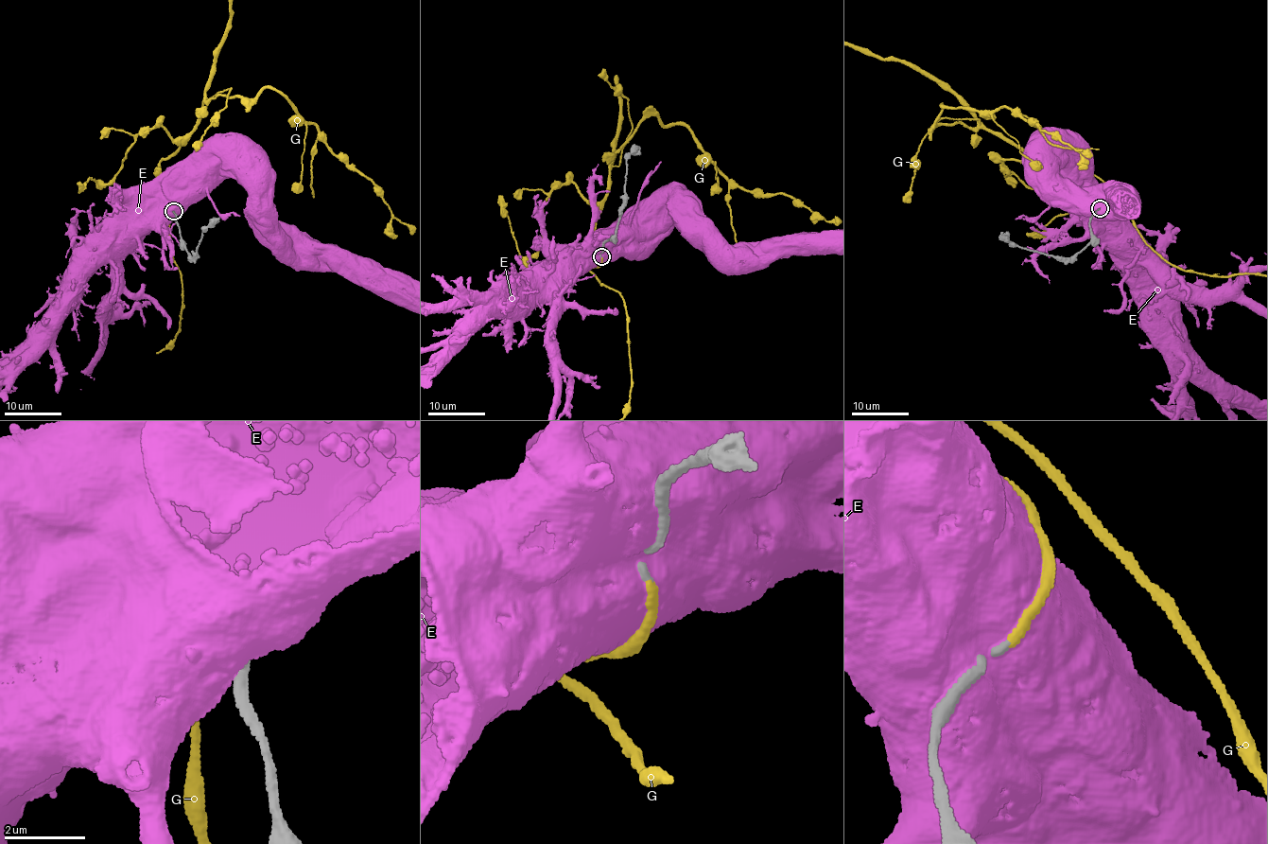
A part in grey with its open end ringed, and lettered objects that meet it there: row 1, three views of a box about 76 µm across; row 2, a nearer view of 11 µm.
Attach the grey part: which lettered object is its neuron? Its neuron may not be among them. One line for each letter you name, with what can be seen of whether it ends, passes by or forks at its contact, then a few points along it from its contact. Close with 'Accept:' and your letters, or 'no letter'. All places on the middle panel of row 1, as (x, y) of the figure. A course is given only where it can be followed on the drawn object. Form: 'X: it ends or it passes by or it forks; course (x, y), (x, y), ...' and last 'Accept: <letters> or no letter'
G: it ends
Accept: G

